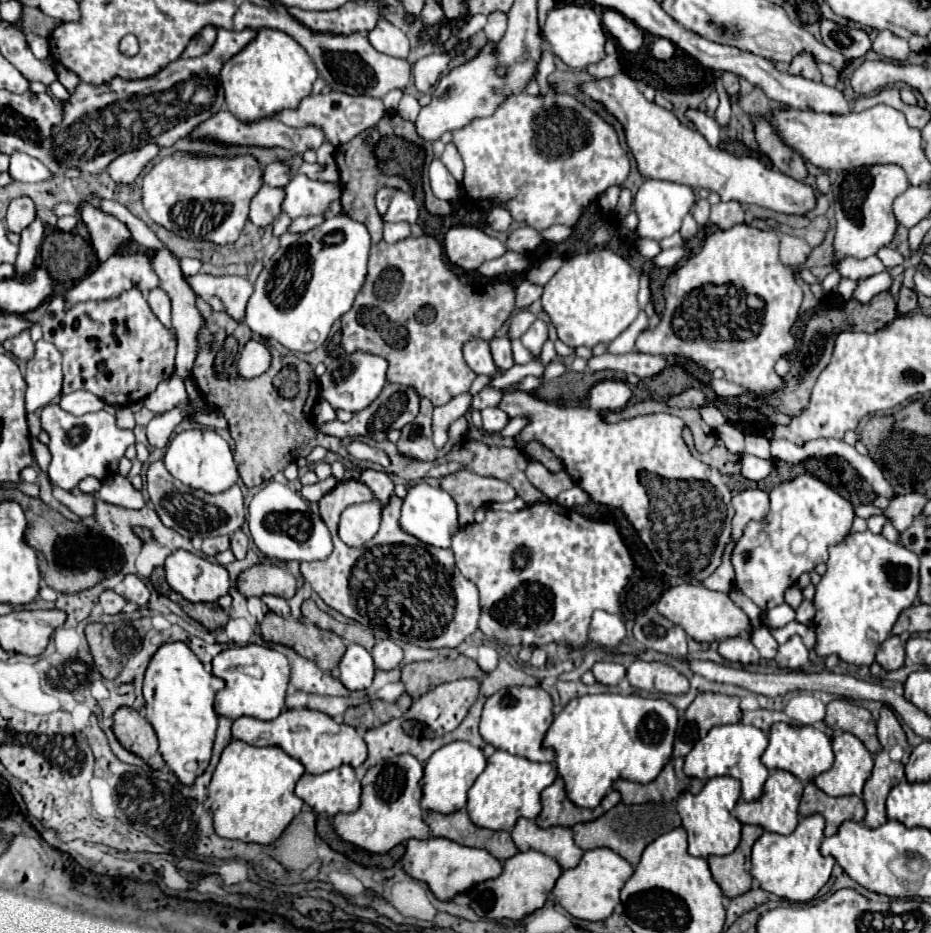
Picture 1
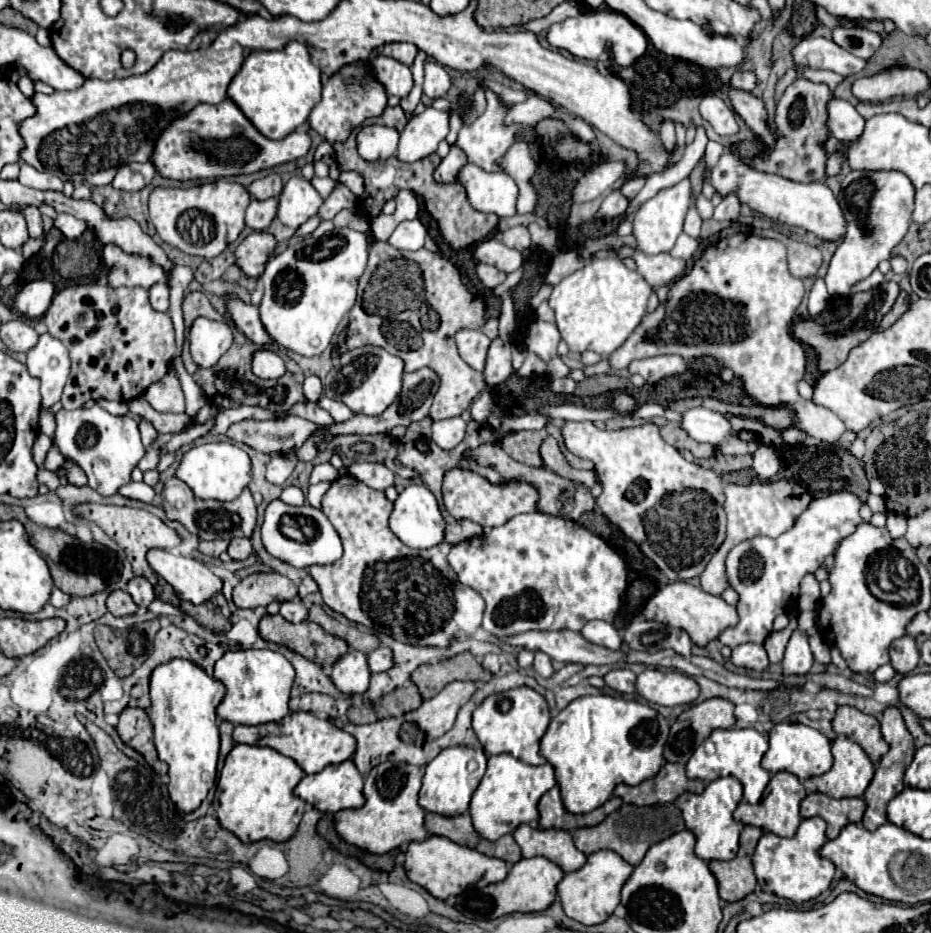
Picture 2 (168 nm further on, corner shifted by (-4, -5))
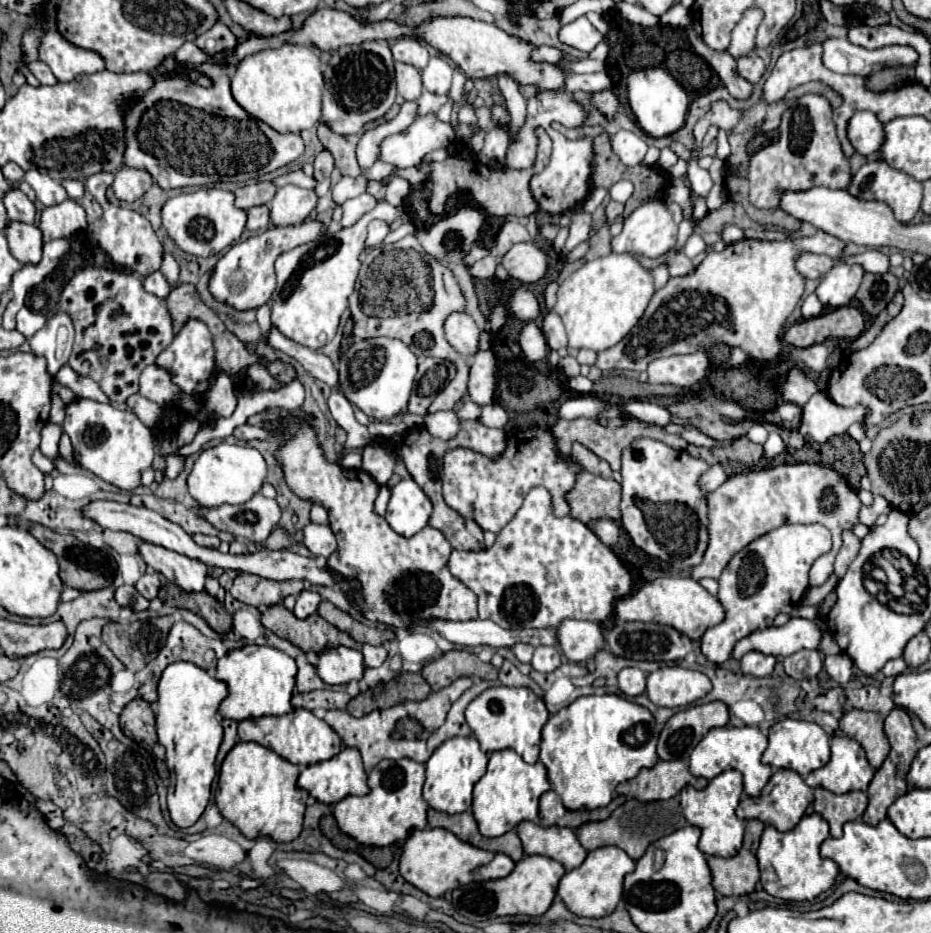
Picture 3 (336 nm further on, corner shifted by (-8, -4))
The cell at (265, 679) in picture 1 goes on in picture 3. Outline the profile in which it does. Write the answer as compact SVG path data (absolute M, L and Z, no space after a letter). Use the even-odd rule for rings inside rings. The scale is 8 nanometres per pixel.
M244 645L218 661L216 677L228 685L228 697L220 703L220 715L232 721L266 715L286 715L292 711L292 689L296 685L296 663L284 651L260 645Z

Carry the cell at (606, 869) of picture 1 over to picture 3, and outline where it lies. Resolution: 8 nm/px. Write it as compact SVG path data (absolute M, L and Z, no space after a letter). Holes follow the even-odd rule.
M600 847L588 853L586 861L574 869L568 871L558 885L558 895L562 897L564 905L580 917L606 917L610 915L618 901L622 899L622 883L624 883L624 875L634 871L634 861L618 847Z

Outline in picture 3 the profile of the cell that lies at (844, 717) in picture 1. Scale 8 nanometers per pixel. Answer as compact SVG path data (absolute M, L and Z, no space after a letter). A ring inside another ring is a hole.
M852 709L840 719L840 729L862 745L862 749L866 751L866 757L874 769L878 769L884 763L886 755L890 753L890 745L884 735L884 729L882 729L880 715Z

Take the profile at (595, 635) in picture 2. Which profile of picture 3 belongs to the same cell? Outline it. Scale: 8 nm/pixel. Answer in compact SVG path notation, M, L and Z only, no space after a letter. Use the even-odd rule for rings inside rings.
M568 619L566 623L560 623L556 631L558 631L560 649L564 651L564 655L570 661L586 663L588 671L594 671L596 653L608 645L602 627L592 621Z

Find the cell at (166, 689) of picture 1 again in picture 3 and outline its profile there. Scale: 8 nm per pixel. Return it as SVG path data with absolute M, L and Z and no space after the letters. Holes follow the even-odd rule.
M190 661L170 663L170 667L162 671L158 683L158 701L156 701L156 729L158 729L158 743L166 749L166 763L170 761L172 765L174 777L168 793L168 811L172 823L178 827L194 825L210 801L210 785L216 777L216 753L223 739L222 720L220 720L222 717L218 715L218 707L226 695L228 687L224 681L210 677L204 669L200 669Z

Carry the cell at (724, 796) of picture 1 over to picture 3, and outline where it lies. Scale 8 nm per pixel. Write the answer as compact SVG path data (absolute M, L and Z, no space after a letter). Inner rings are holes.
M724 771L718 777L714 777L706 789L698 791L694 787L684 787L680 793L680 805L684 809L684 815L690 825L700 827L702 837L698 843L698 849L706 855L718 855L718 857L734 857L738 849L742 847L744 837L744 821L736 817L736 807L740 801L740 795L744 791L742 775L738 771Z

